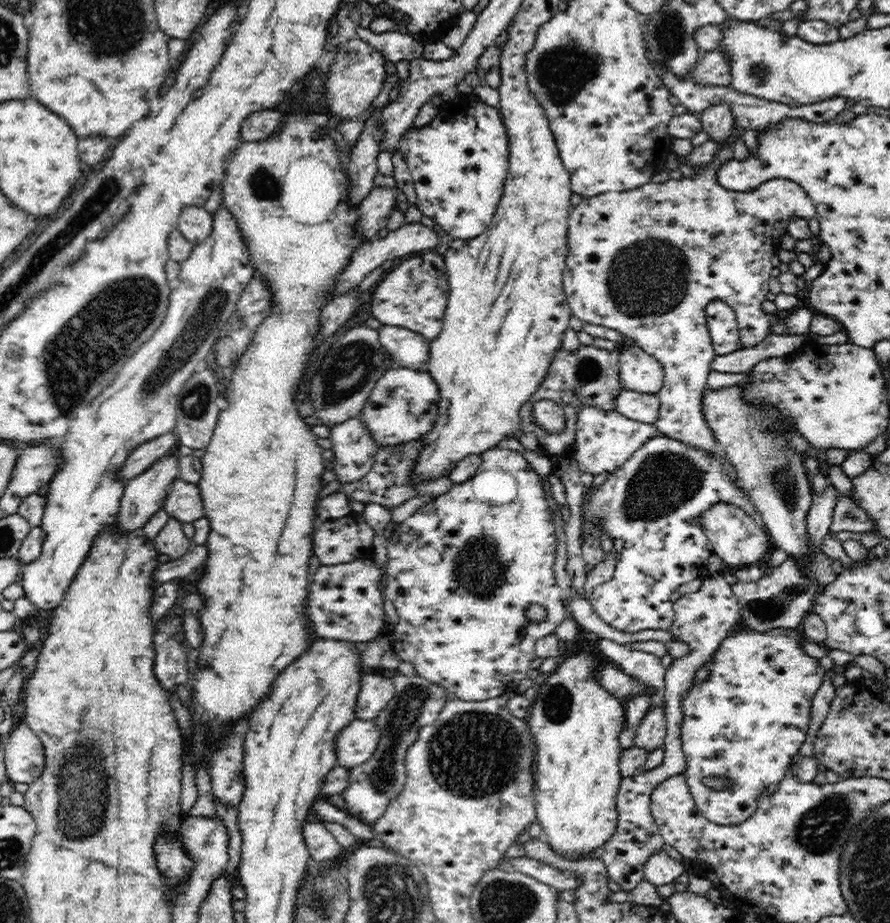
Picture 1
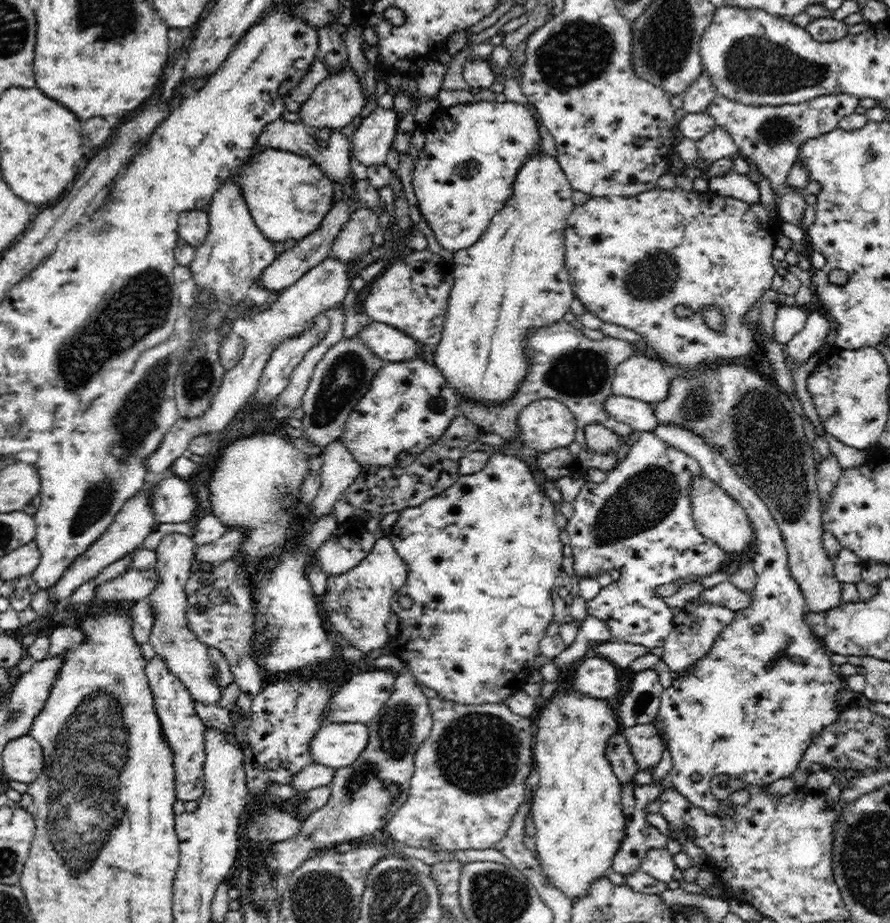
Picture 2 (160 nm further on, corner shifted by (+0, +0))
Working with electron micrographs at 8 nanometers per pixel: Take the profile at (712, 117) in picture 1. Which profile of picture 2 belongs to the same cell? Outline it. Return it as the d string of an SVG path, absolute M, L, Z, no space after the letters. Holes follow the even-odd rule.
M718 124L704 138L697 141L698 162L712 164L722 158L732 160L735 157L741 157L737 145Z

